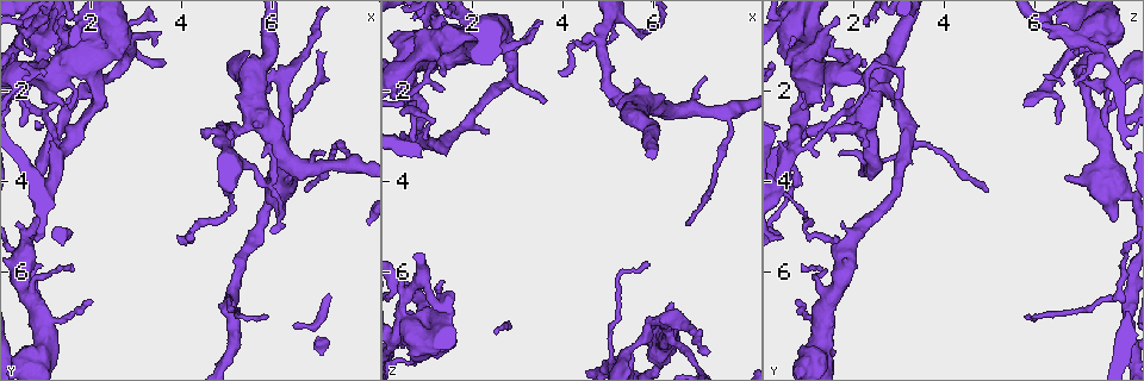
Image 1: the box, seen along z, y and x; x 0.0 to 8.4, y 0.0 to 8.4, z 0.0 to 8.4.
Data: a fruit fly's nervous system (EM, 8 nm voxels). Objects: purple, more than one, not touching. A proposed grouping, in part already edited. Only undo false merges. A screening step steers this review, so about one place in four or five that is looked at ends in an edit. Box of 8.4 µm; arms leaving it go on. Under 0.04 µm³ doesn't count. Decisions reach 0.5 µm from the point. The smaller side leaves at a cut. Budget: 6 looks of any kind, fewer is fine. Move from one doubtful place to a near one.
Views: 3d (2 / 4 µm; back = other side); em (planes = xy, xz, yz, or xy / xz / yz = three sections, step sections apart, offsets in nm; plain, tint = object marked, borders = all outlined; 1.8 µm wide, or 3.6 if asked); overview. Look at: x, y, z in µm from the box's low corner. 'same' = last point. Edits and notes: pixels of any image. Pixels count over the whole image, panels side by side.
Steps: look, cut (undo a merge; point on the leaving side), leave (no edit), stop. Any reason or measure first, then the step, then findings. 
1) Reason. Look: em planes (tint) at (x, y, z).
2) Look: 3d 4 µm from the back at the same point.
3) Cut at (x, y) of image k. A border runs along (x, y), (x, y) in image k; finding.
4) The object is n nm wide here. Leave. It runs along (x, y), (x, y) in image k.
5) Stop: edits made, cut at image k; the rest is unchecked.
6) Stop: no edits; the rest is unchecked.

Look: em planes (tint) at (1.95, 1.05, 1.15).

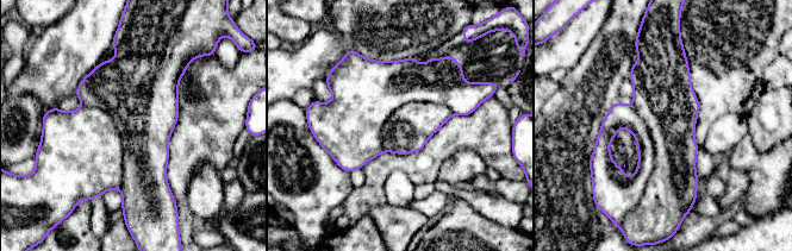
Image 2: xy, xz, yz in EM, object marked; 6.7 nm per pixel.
Cut at (406, 131) of image 2. Two neurons meet here.

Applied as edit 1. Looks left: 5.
Look: overview.

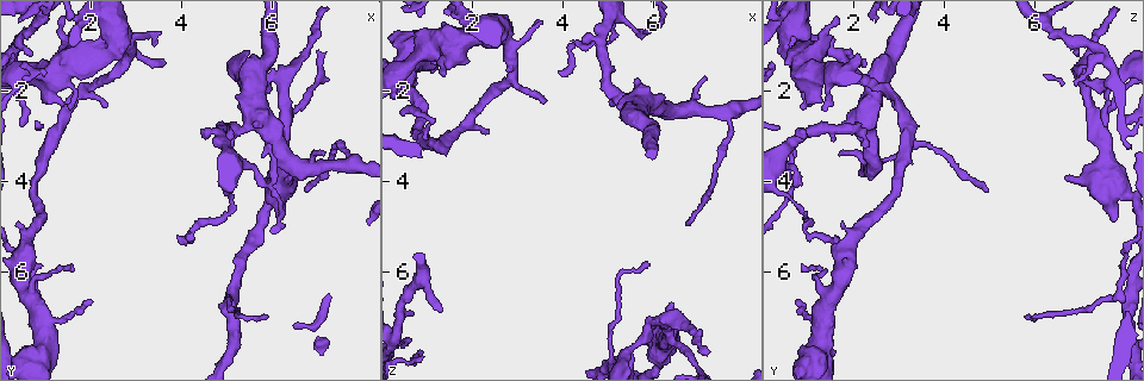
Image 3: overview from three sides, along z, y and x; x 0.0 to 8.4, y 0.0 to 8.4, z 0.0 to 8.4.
Calibre changes. Look: 3d 2 µm at (1.00, 7.50, 1.35).

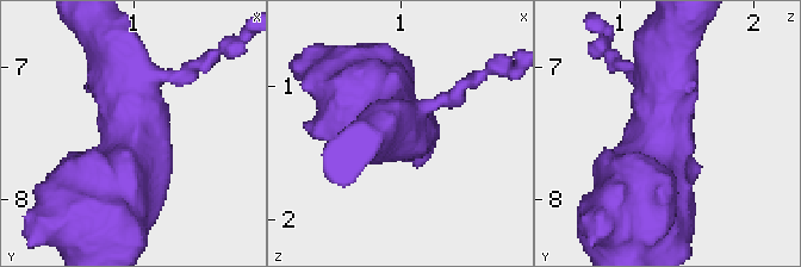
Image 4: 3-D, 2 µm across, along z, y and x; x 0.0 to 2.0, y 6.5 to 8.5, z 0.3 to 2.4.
Now the EM. Look: em xz step 8 (tint) at (1.00, 7.50, 1.30).

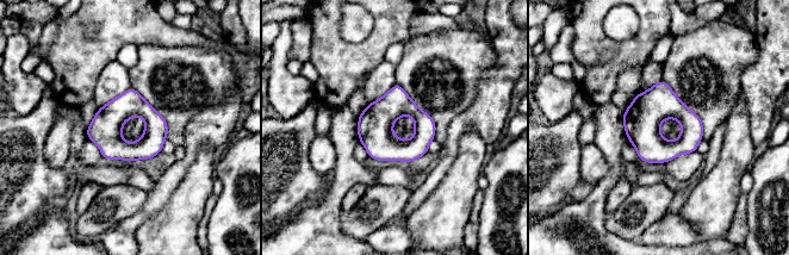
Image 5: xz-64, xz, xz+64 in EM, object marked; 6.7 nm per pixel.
Cut it another way. Look: em planes (borders) at the same point.

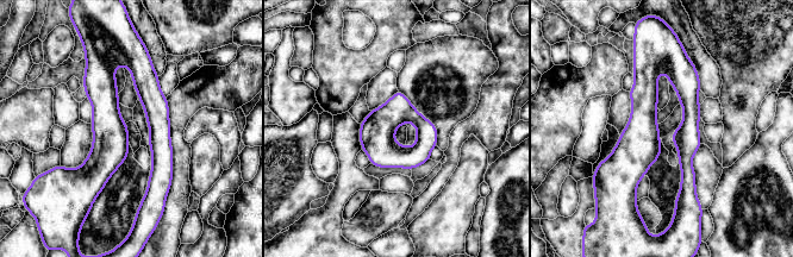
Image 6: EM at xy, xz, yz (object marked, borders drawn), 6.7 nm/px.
Leave. One neuron here.

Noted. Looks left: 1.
Branch point. Look: em planes (tint) at (6.15, 4.20, 7.65).

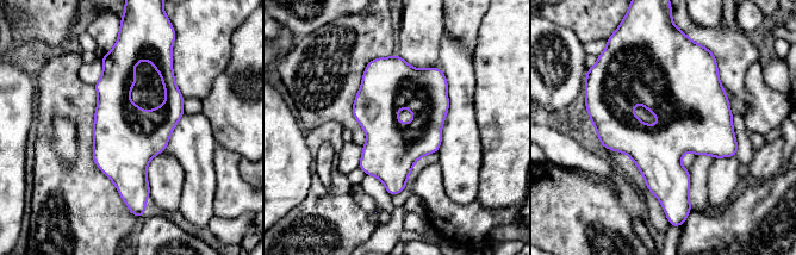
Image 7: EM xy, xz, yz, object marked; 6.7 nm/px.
The object is 360 nm wide here. Leave. Continuous, no second neuron.

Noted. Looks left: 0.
Stop: edits made, cut at image 2; the rest is unchecked.

